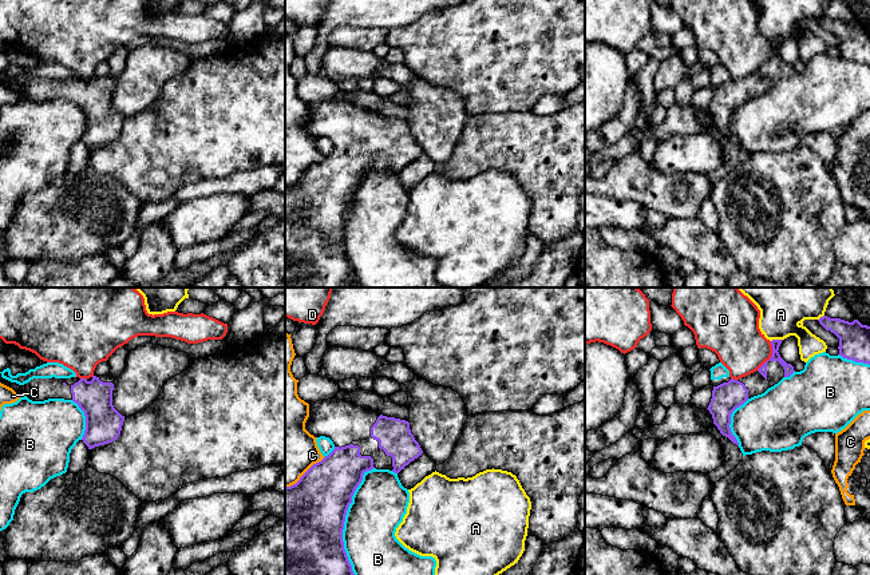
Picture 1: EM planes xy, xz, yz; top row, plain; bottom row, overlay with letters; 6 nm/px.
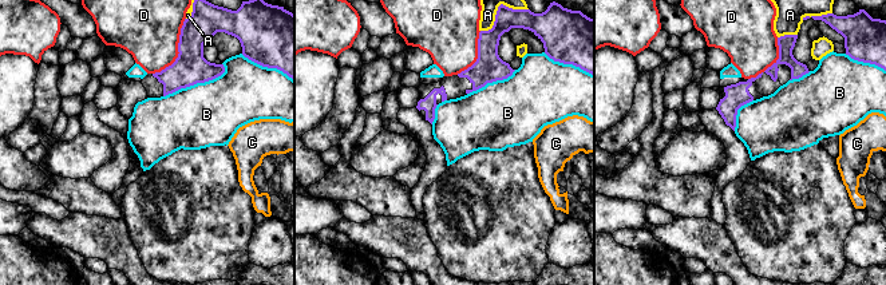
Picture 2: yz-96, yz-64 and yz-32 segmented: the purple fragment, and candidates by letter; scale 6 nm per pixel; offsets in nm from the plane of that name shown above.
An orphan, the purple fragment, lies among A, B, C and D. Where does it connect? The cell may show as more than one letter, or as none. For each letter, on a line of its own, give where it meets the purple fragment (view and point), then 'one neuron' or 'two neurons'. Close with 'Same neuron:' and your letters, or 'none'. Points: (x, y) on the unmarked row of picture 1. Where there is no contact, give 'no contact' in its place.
A: yz (776, 40) | two neurons
B: xz (343, 226) | two neurons
C: xz (304, 174) | two neurons
D: yz (771, 56) | two neurons
Same neuron: none

